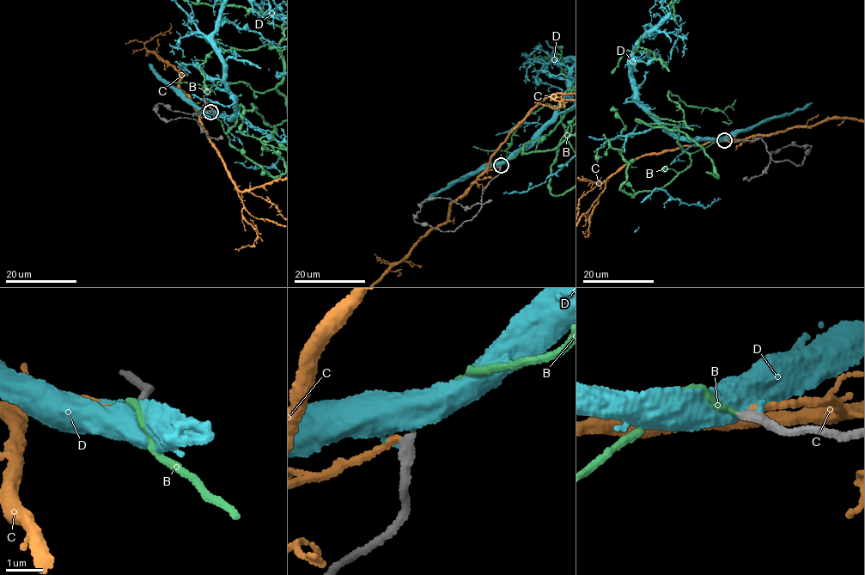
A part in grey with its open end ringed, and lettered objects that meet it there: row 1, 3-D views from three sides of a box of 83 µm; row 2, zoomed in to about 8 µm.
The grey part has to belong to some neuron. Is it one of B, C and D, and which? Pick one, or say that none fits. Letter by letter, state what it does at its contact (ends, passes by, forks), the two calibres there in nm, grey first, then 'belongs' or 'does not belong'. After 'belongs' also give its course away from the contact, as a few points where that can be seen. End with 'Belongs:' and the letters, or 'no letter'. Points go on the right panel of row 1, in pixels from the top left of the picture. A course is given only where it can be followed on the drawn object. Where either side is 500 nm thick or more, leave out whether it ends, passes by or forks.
B: it ends there; 280 nm thick on the grey side, 170 nm on the other; belongs
C: it ends there; 300 nm thick on the grey side, 160 nm on the other; does not belong
D: it ends there; 320 nm thick on the grey side, 220 nm on the other; does not belong
Belongs: B

